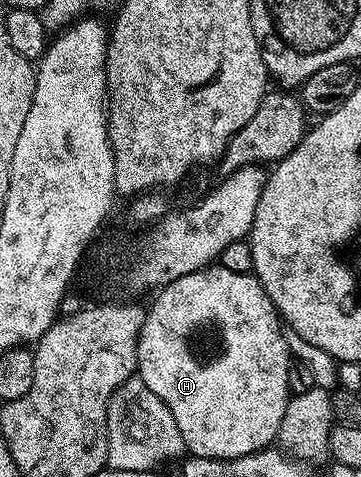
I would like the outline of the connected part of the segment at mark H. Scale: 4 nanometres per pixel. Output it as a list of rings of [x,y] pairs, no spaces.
[[[212,264],[202,270],[193,272],[189,276],[181,276],[177,280],[173,280],[156,294],[159,295],[152,300],[151,307],[149,305],[146,307],[143,327],[139,333],[139,343],[135,353],[137,377],[146,384],[149,392],[153,392],[153,396],[162,400],[165,408],[169,408],[173,420],[177,420],[177,432],[181,432],[184,451],[196,458],[230,460],[243,458],[246,454],[255,454],[258,450],[268,449],[279,437],[281,416],[285,416],[287,401],[292,396],[289,388],[289,372],[293,365],[293,355],[291,349],[287,346],[287,334],[281,325],[279,311],[269,300],[265,288],[259,283],[258,278],[255,277],[254,273],[229,272],[229,268]]]

